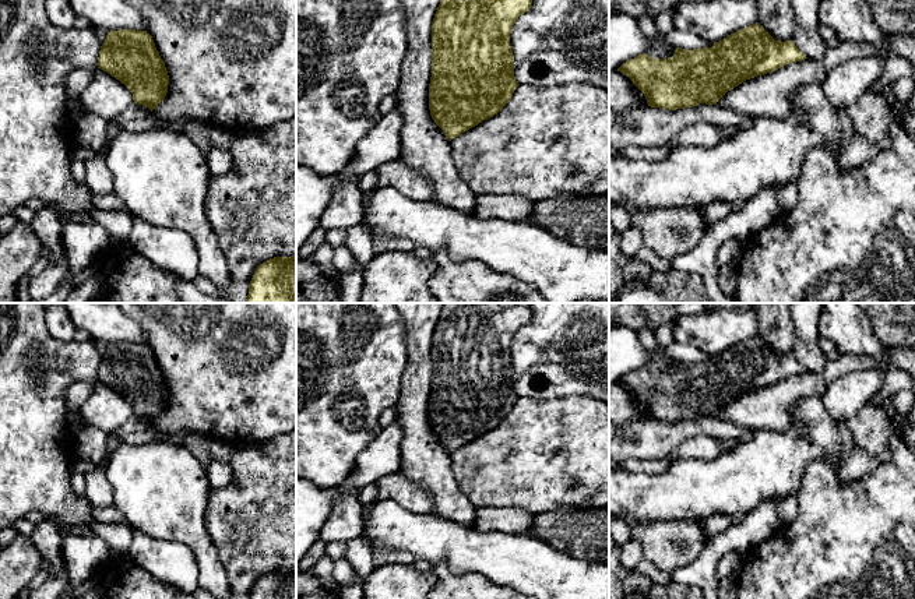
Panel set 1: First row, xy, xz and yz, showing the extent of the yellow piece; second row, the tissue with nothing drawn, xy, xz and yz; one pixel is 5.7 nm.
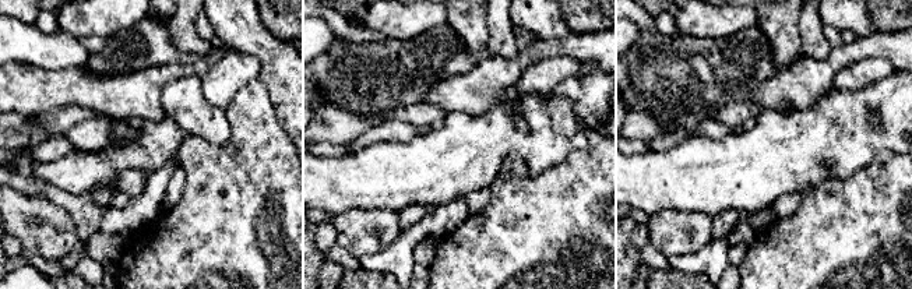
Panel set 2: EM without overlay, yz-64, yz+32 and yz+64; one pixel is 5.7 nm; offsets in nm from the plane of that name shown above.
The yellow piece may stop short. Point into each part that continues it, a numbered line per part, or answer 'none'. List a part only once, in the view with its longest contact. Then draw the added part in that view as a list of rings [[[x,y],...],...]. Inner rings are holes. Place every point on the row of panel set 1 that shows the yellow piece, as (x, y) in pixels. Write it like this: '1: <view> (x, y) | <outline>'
none

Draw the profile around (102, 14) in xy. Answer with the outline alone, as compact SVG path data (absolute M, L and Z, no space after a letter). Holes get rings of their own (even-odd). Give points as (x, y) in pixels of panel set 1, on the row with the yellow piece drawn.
M67 0L78 17L89 21L91 28L106 32L119 29L147 31L142 15L126 0Z

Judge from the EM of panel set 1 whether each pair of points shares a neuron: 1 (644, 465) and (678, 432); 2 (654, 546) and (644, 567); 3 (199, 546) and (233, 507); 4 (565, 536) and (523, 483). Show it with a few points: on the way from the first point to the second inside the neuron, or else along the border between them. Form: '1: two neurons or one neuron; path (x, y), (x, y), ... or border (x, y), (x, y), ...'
1: two neurons; border (665, 455), (660, 458), (626, 458), (623, 461)
2: two neurons; border (643, 557), (668, 573)
3: two neurons; border (206, 503), (204, 528), (222, 564)
4: two neurons; border (579, 508), (555, 507), (534, 515)

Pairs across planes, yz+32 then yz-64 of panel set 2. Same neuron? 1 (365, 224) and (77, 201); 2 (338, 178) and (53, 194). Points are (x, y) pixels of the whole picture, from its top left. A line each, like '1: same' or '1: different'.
1: different
2: different

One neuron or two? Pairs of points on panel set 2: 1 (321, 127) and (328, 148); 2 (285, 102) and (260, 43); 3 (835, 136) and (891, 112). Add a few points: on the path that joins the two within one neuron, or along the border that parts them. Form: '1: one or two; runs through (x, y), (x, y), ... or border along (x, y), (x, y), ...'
1: two; border along (317, 141), (345, 145)
2: one; runs through (285, 88), (285, 73), (274, 57)
3: one; runs through (854, 136), (883, 136), (888, 130)

